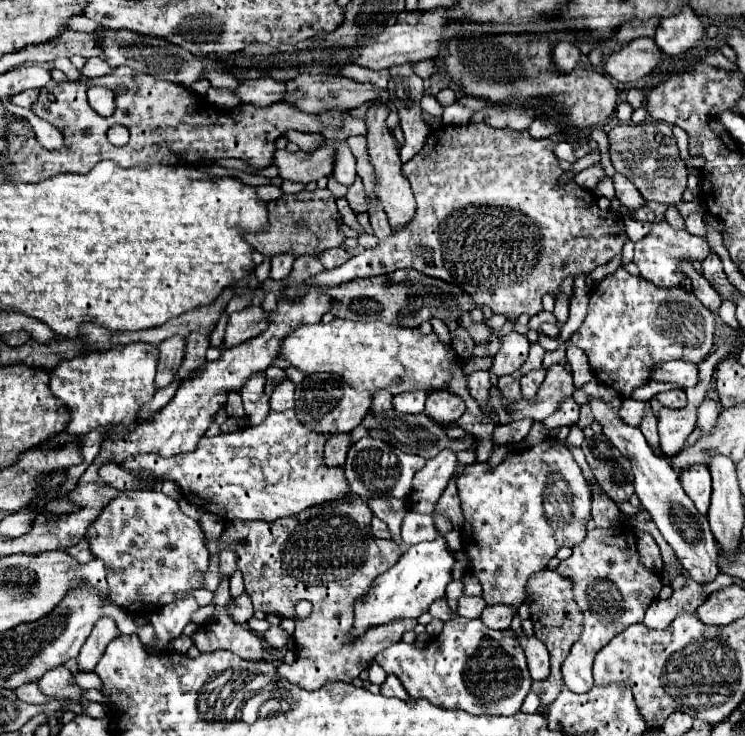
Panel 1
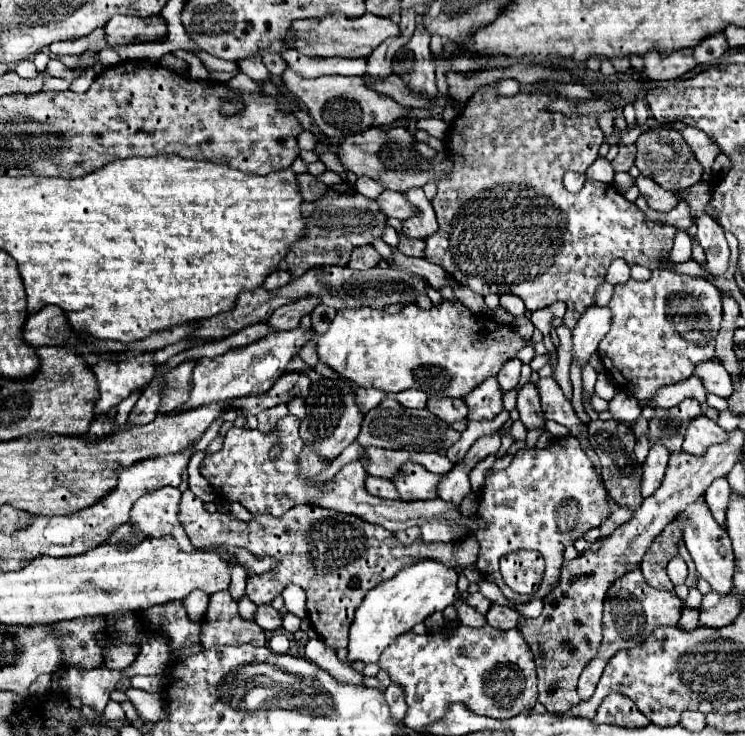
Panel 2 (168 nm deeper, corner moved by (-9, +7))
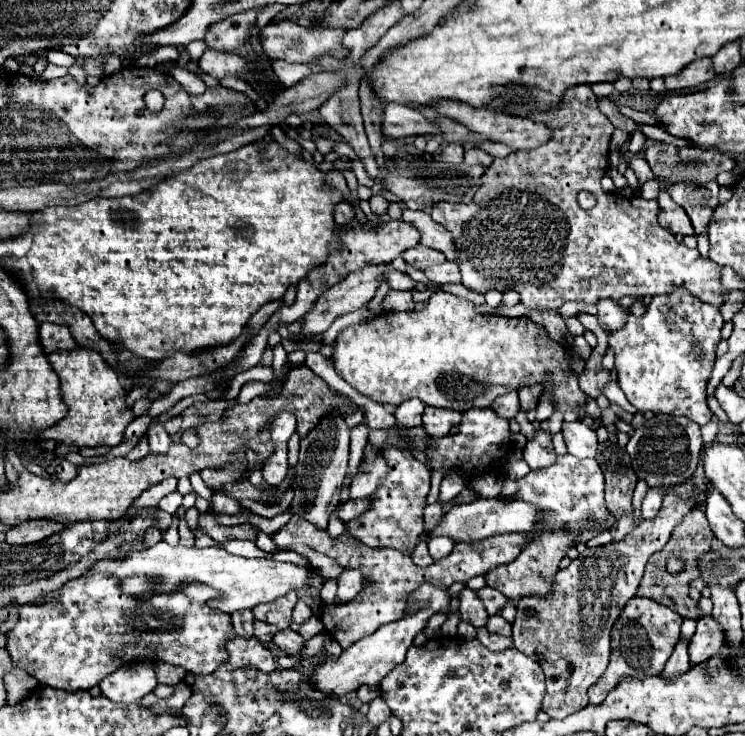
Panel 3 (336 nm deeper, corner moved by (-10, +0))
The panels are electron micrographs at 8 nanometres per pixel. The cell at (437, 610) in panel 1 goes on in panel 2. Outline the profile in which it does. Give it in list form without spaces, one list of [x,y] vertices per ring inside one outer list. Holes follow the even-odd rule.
[[[457,600],[455,602],[455,610],[457,610],[457,618],[461,624],[467,624],[467,626],[473,626],[473,628],[479,628],[485,624],[485,616],[479,614],[477,610],[473,610],[471,606],[467,606],[465,602]]]

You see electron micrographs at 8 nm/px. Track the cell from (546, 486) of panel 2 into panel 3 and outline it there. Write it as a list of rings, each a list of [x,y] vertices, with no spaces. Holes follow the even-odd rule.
[[[566,453],[560,455],[552,467],[530,471],[526,477],[518,479],[518,485],[520,491],[512,499],[530,501],[544,511],[540,513],[540,521],[534,525],[532,541],[522,549],[516,561],[486,573],[486,583],[502,591],[512,601],[526,595],[546,597],[552,589],[552,577],[558,571],[558,563],[566,555],[572,537],[576,537],[576,525],[580,525],[580,521],[588,521],[588,517],[604,521],[608,515],[604,505],[604,475],[596,459],[576,459]]]

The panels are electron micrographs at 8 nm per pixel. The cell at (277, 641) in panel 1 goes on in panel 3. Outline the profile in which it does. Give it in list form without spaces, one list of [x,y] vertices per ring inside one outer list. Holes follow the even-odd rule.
[[[312,615],[310,621],[306,621],[306,623],[300,625],[300,635],[302,635],[306,641],[312,639],[312,637],[316,637],[316,635],[320,635],[320,633],[324,633],[324,631],[326,631],[326,629],[324,629],[322,619],[320,619],[318,615]]]

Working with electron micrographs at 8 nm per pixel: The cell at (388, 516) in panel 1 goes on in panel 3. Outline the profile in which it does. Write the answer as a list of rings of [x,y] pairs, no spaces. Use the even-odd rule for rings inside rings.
[[[348,499],[348,501],[344,501],[344,505],[338,509],[338,519],[340,519],[342,523],[348,523],[352,517],[358,517],[360,513],[364,513],[364,509],[368,509],[368,505],[370,505],[370,499],[356,499],[356,501]]]

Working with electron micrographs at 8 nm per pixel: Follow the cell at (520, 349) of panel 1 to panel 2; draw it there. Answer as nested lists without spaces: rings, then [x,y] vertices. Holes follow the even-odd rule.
[[[509,360],[503,364],[503,368],[497,374],[499,386],[503,392],[509,392],[513,388],[517,388],[519,384],[519,376],[521,376],[521,360]]]

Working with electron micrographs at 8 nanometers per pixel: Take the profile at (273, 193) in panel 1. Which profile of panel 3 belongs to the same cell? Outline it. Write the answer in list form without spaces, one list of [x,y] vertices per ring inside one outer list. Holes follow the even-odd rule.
[[[338,203],[336,207],[336,213],[334,213],[334,219],[338,225],[348,225],[352,219],[354,219],[354,209],[350,203]]]

